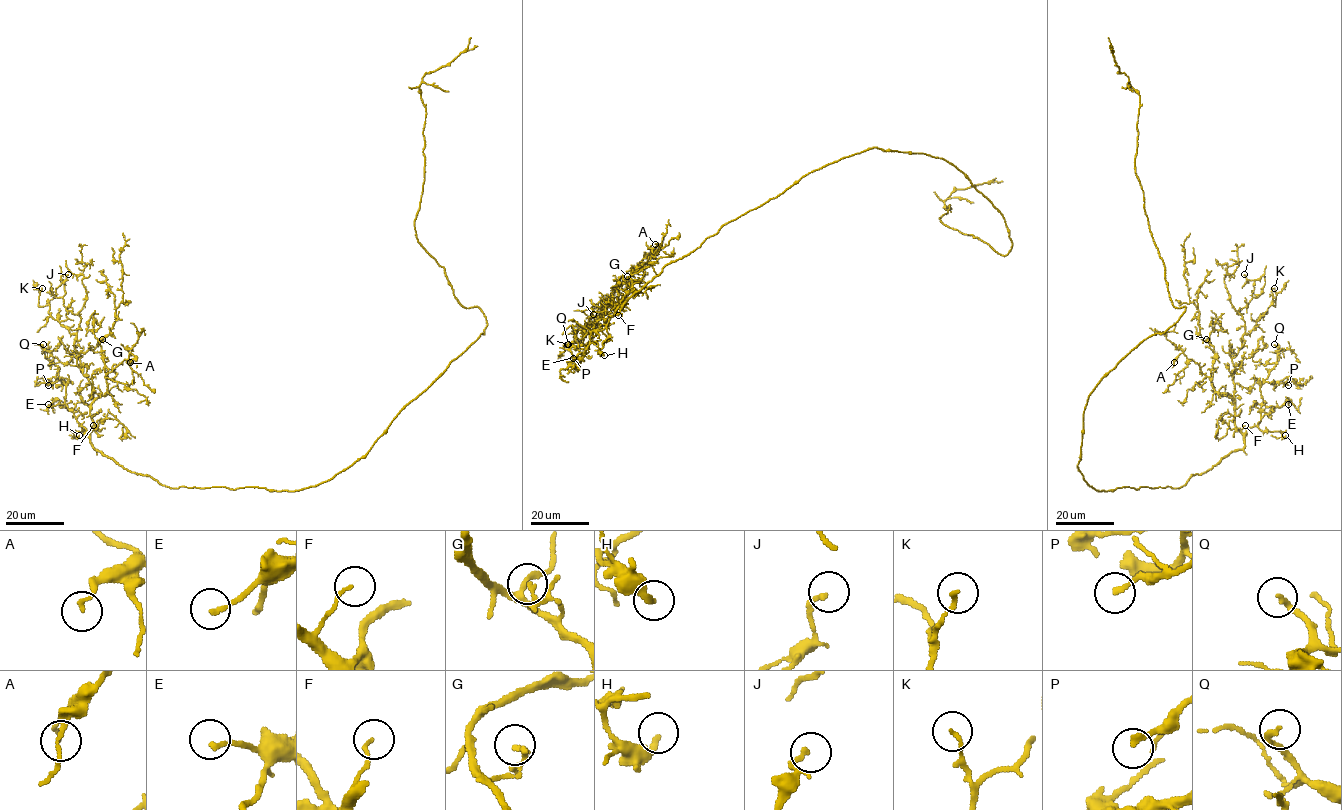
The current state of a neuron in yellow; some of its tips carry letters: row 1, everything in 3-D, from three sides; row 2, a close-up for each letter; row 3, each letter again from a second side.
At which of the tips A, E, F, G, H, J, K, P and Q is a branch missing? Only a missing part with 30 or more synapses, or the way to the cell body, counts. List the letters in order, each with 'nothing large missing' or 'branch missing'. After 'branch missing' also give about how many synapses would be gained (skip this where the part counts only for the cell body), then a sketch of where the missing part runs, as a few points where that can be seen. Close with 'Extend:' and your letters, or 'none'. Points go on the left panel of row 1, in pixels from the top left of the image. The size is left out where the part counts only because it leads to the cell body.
A: nothing large missing
E: nothing large missing
F: nothing large missing
G: nothing large missing
H: nothing large missing
J: nothing large missing
K: nothing large missing
P: nothing large missing
Q: branch missing | 40 syn | (43, 344), (45, 334), (38, 328)
Extend: Q

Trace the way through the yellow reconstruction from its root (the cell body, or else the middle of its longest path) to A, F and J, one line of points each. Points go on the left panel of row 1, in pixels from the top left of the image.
A: (353, 465), (295, 491), (175, 488), (131, 473), (93, 447), (90, 412), (105, 375), (130, 353), (130, 362)
F: (353, 465), (327, 481), (295, 491), (175, 488), (131, 473), (96, 449), (91, 441), (93, 425)
J: (353, 465), (295, 491), (175, 488), (124, 469), (91, 441), (68, 274)

